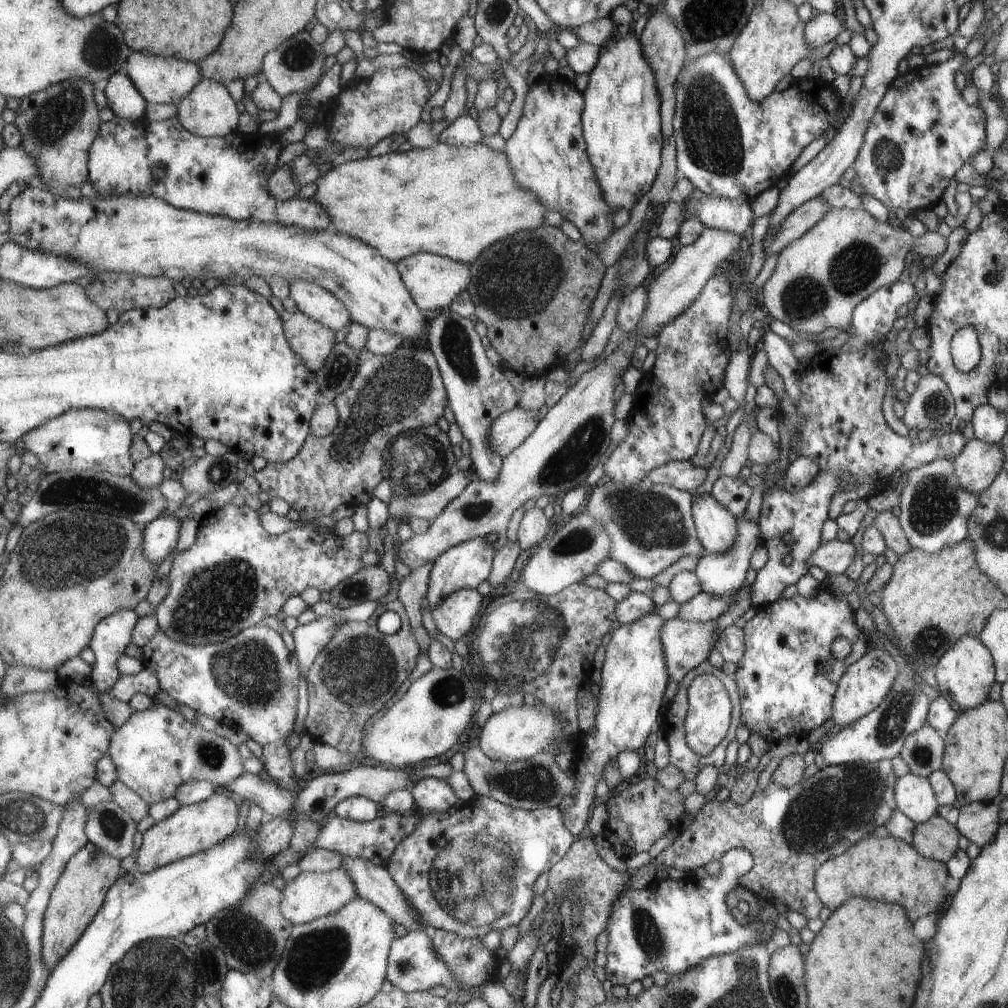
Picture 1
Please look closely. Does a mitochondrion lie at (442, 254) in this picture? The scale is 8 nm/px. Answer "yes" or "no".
no

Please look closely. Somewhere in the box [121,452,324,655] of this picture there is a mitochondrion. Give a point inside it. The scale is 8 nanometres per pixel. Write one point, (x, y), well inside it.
(215, 600)

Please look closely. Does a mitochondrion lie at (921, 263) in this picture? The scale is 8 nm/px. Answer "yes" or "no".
no

